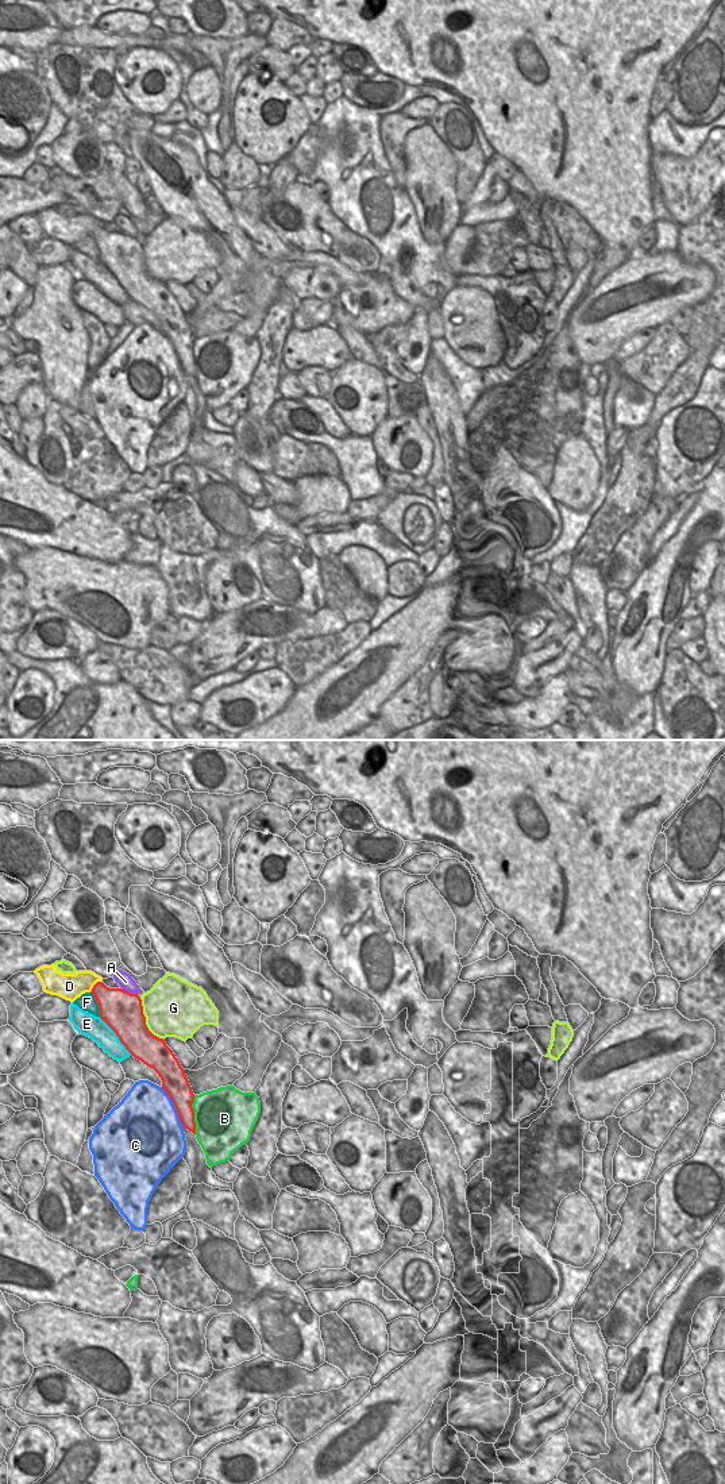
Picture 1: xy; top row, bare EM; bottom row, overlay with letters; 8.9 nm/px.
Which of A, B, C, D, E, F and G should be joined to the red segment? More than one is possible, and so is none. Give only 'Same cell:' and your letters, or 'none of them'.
Same cell: none of them

